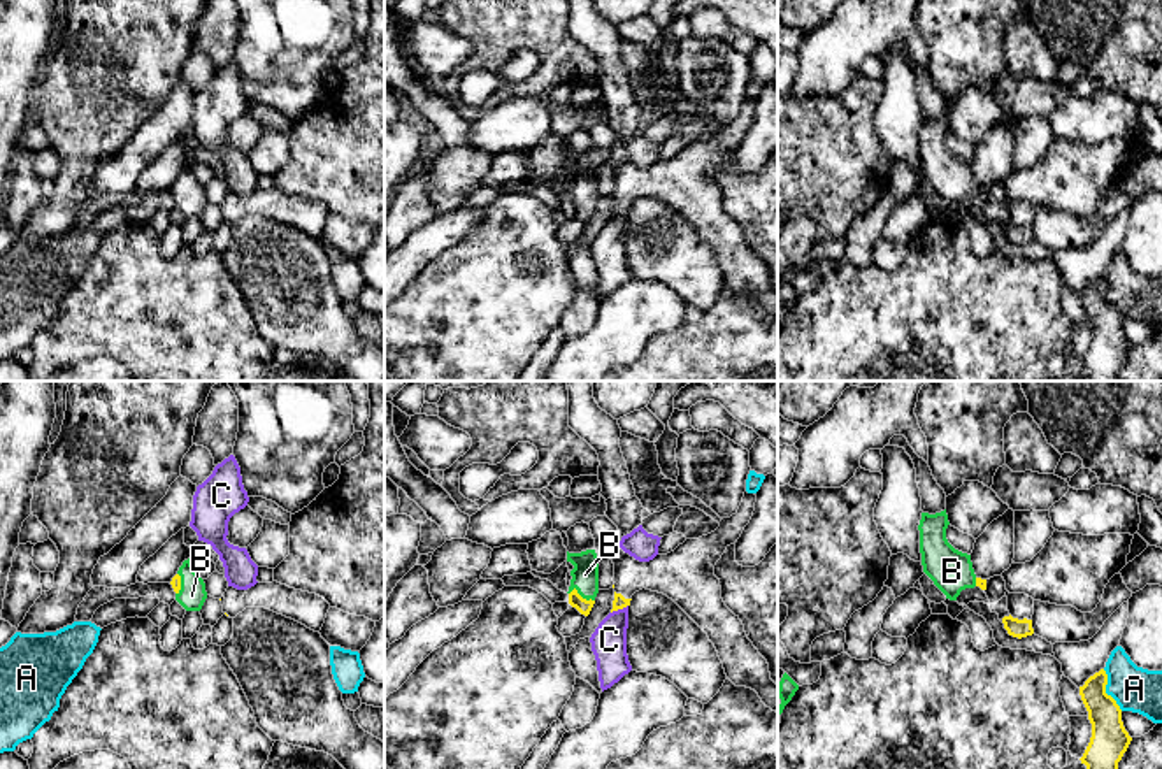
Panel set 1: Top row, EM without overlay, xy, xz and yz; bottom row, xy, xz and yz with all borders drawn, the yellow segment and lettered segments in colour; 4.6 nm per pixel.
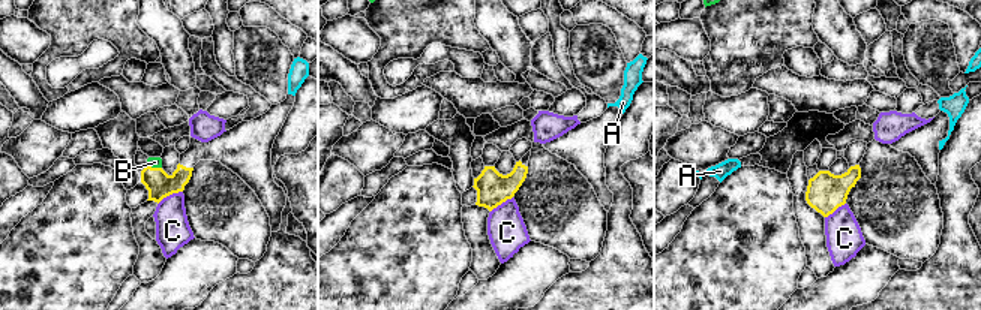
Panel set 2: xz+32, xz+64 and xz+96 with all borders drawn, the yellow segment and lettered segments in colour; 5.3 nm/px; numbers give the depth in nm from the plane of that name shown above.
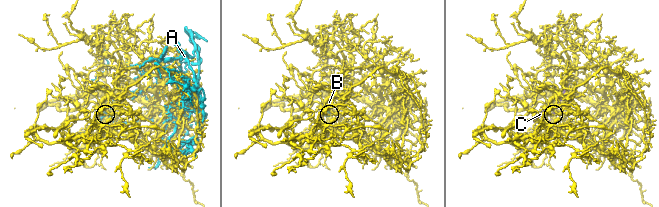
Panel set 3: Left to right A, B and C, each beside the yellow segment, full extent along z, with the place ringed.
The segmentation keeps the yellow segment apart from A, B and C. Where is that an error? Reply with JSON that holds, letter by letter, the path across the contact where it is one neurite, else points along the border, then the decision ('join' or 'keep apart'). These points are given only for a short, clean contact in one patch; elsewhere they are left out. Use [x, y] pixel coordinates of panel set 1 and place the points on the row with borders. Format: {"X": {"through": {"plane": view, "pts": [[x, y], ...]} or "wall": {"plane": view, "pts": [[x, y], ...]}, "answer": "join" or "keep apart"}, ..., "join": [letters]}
{"A": {"answer": "keep apart"}, "B": {"through": {"plane": "xz", "pts": [[583, 606], [580, 596], [585, 574]]}, "answer": "join"}, "C": {"answer": "keep apart"}, "join": ["B"]}

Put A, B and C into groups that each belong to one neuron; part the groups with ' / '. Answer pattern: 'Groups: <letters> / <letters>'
Groups: A / B / C

